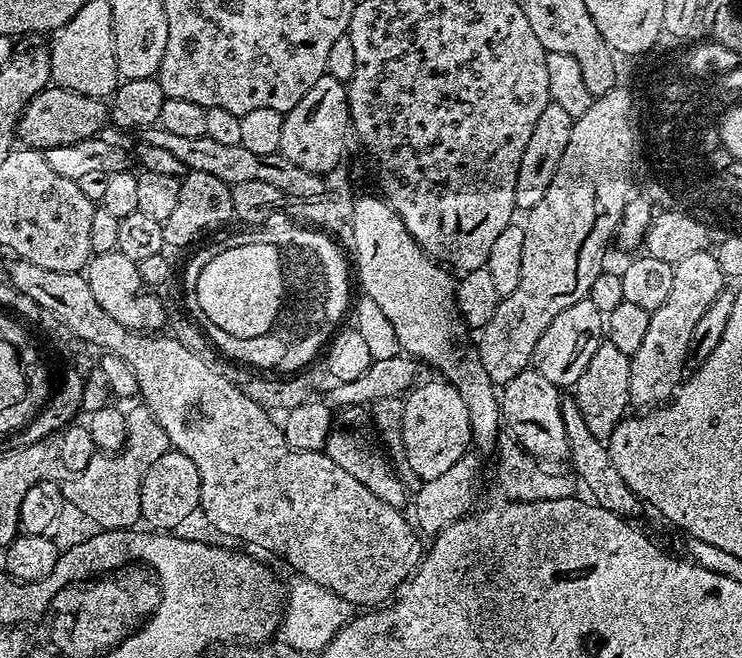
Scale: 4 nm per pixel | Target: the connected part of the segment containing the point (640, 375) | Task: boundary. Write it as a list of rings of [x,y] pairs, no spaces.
[[[703,246],[696,252],[681,255],[675,261],[674,283],[670,294],[666,297],[666,302],[662,302],[662,306],[651,309],[650,326],[642,337],[642,346],[638,346],[638,350],[634,350],[630,358],[628,399],[633,405],[648,404],[651,400],[666,395],[668,387],[681,379],[680,371],[683,370],[684,363],[690,360],[690,334],[694,334],[694,326],[706,306],[726,286],[723,265],[720,264],[717,253],[707,250]]]

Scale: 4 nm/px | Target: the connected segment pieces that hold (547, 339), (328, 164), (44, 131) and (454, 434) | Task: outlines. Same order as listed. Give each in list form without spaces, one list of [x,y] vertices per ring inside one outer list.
[[[592,299],[573,300],[570,306],[566,306],[556,315],[550,326],[546,326],[546,330],[542,330],[542,338],[538,338],[534,357],[535,367],[557,386],[575,386],[582,370],[586,370],[586,362],[590,362],[594,350],[602,343],[605,332],[605,313],[600,311]]]
[[[325,75],[302,94],[302,102],[284,113],[282,122],[282,142],[279,152],[290,162],[311,172],[335,172],[341,167],[344,143],[350,140],[350,113],[348,110],[348,90],[345,83]]]
[[[49,86],[43,88],[24,108],[20,117],[18,136],[27,147],[37,150],[51,150],[54,146],[73,144],[99,136],[105,130],[108,108],[99,96],[83,96],[65,88]]]
[[[443,378],[417,383],[403,397],[404,413],[401,420],[401,434],[405,452],[413,473],[420,475],[421,481],[438,478],[445,470],[450,470],[454,462],[465,459],[464,452],[473,443],[472,423],[467,404],[459,389]]]

